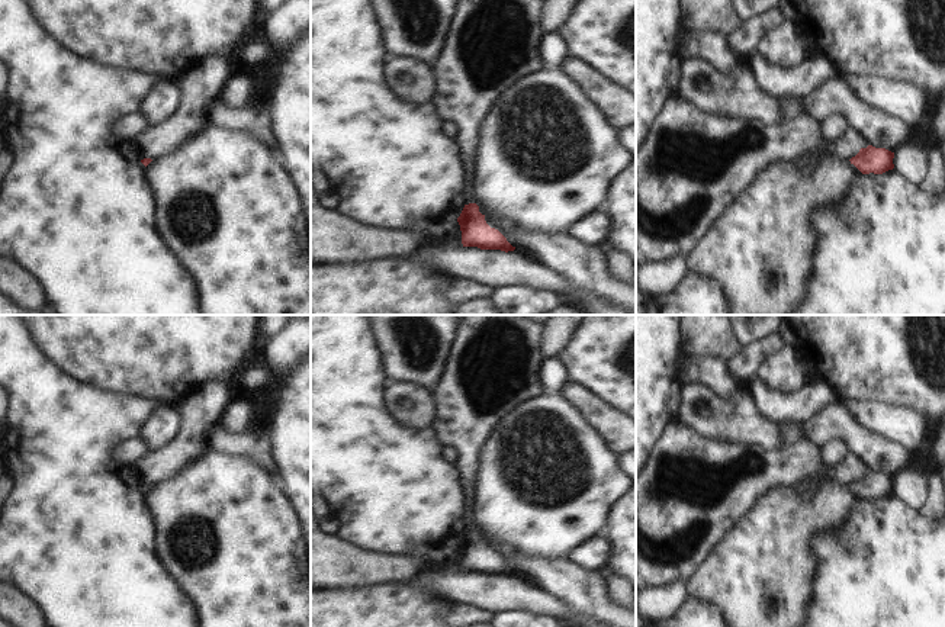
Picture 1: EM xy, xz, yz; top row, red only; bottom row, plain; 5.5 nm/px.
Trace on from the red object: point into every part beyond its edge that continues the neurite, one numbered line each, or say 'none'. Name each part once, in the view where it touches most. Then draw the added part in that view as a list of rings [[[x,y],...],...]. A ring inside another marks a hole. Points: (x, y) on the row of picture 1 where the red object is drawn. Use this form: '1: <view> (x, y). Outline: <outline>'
none.

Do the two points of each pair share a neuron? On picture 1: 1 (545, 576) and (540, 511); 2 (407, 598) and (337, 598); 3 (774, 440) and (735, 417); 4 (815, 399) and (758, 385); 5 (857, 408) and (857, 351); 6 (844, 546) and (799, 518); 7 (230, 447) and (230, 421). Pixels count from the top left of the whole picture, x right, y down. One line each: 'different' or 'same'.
1: different
2: same
3: same
4: same
5: different
6: different
7: different

